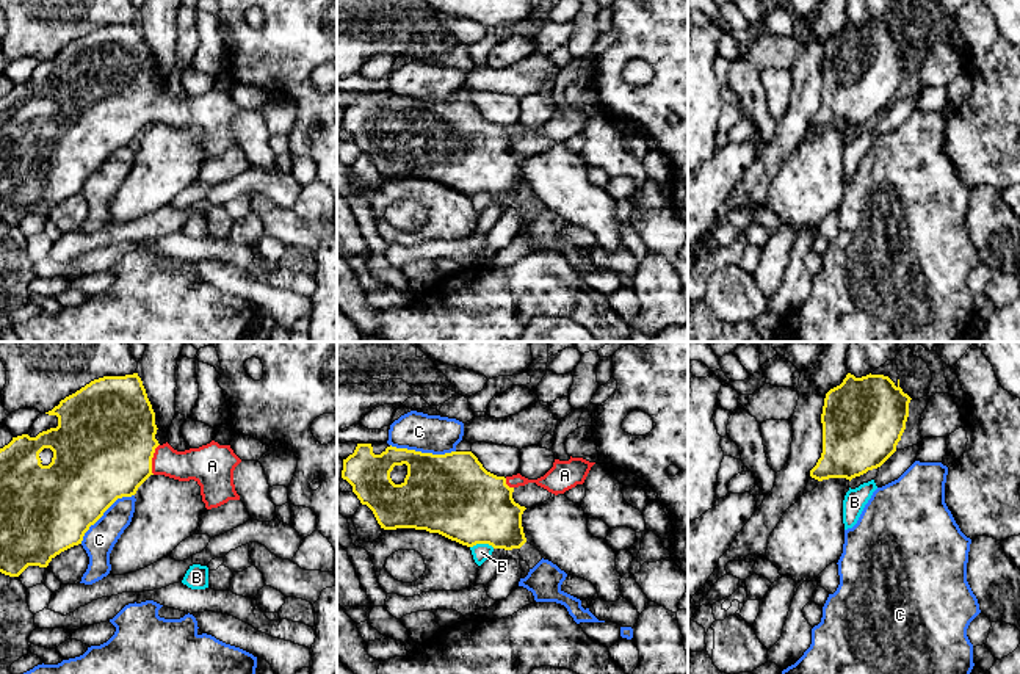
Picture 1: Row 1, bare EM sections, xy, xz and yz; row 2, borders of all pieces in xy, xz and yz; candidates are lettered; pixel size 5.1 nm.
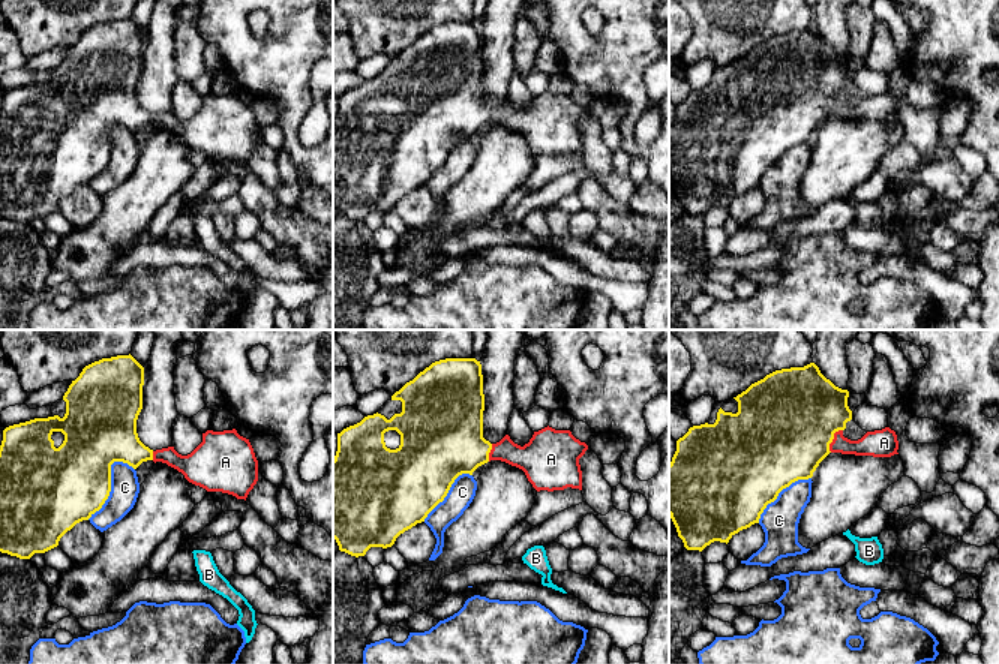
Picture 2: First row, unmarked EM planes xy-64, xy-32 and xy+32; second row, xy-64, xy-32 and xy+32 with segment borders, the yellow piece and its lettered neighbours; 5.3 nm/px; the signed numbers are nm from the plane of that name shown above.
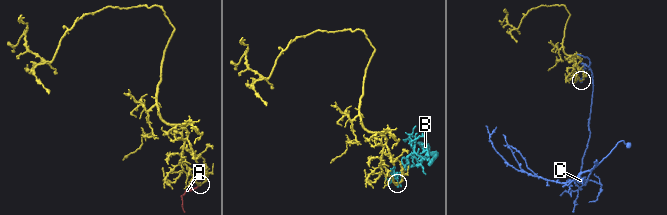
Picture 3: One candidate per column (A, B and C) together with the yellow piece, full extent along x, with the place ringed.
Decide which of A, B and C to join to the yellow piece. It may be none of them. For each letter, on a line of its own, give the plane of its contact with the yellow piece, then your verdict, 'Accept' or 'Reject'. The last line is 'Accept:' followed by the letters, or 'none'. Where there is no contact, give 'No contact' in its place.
A: Touches yellow in xy. Accept
B: Touches yellow in xz. Reject
C: Touches yellow in xz. Reject
Accept: A

